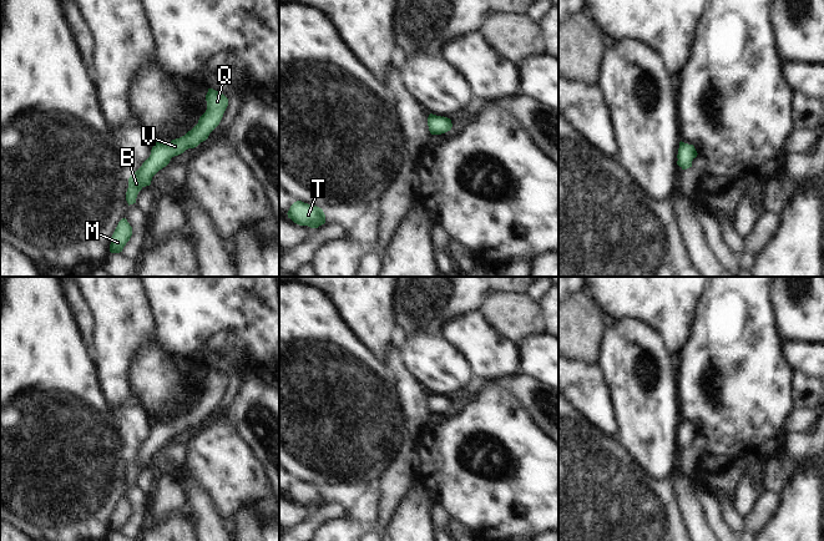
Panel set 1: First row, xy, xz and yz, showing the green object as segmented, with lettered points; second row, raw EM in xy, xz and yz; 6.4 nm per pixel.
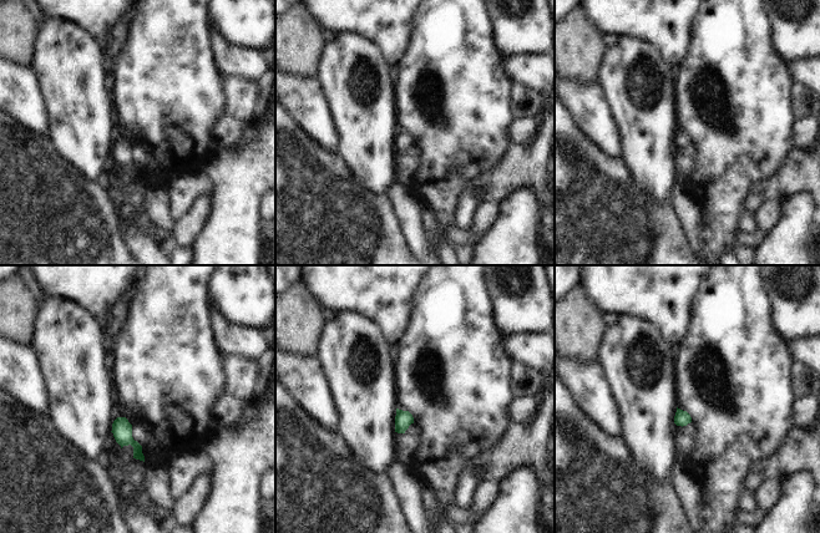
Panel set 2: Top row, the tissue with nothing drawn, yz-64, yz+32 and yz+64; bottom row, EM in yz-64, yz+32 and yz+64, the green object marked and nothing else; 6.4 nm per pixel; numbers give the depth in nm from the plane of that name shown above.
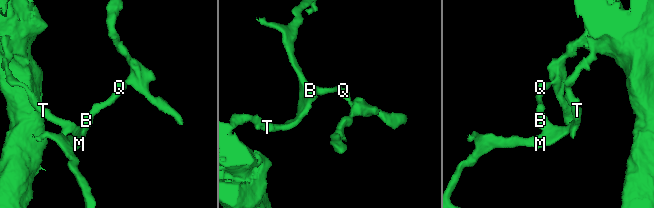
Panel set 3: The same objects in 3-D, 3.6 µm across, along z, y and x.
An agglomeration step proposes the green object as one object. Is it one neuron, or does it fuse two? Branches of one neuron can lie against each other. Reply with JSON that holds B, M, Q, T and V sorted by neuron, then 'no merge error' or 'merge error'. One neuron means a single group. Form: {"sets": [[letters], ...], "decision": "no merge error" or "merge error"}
{"sets": [["B", "M", "Q", "T", "V"]], "decision": "no merge error"}

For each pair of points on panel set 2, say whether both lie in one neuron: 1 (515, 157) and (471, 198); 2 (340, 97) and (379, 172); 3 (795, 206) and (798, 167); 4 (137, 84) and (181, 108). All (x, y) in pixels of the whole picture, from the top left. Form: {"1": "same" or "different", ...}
{"1": "same", "2": "same", "3": "different", "4": "same"}

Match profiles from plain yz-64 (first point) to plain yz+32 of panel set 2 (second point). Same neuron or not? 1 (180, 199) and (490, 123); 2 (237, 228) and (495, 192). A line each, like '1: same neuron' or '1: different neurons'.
1: different neurons
2: different neurons

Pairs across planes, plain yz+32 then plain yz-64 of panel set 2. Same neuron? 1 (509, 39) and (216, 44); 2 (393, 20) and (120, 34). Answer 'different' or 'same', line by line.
1: different
2: different

